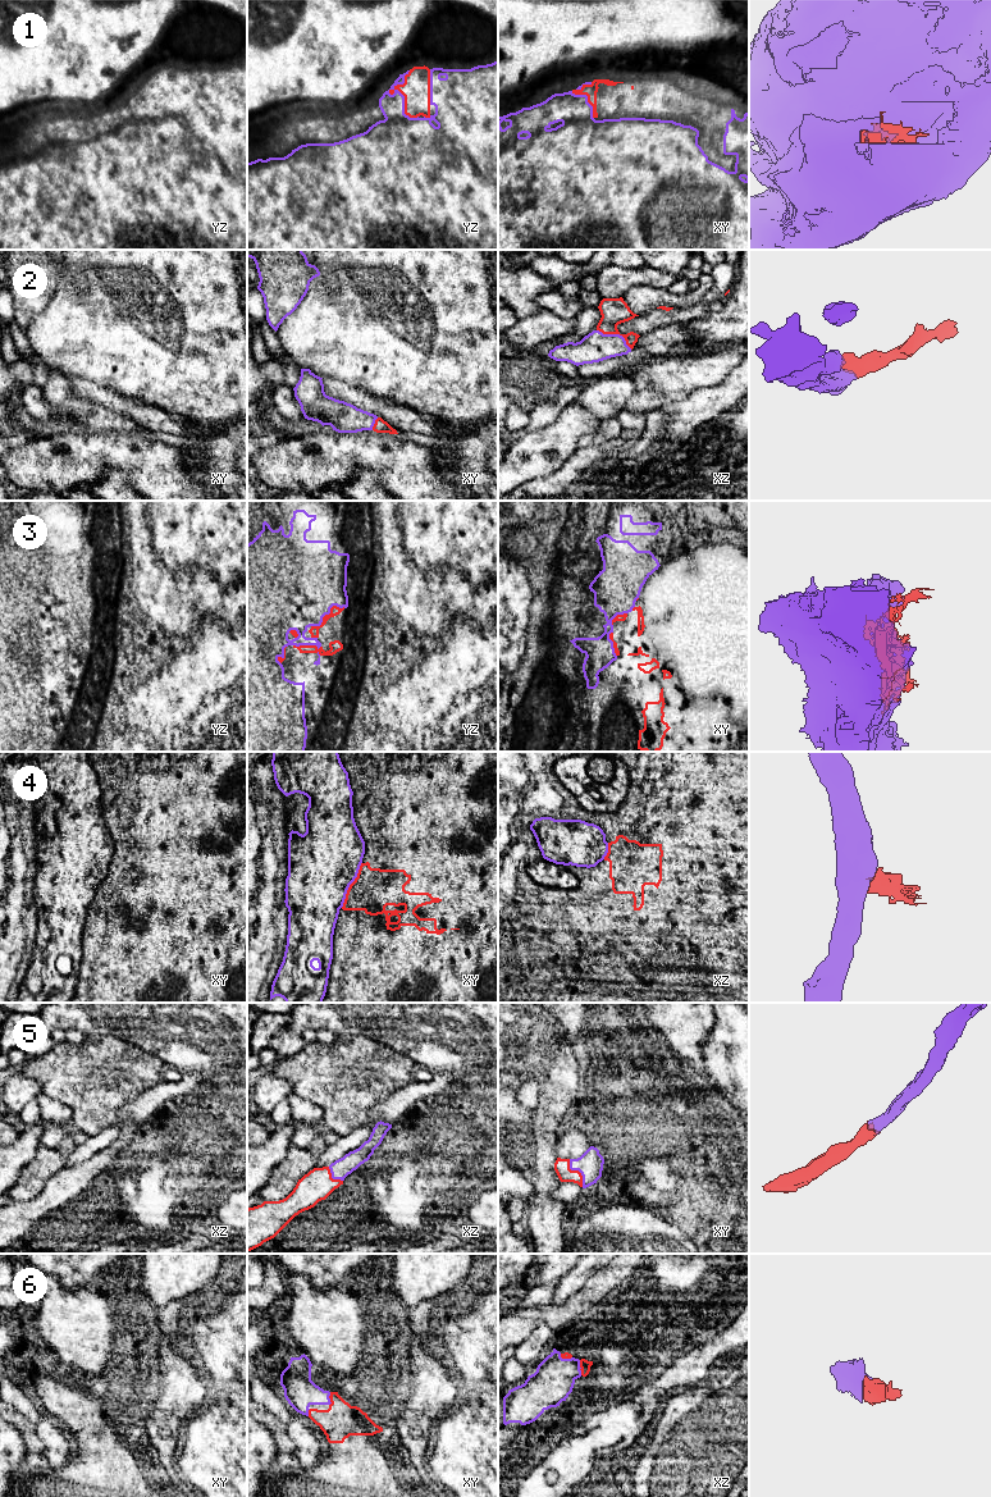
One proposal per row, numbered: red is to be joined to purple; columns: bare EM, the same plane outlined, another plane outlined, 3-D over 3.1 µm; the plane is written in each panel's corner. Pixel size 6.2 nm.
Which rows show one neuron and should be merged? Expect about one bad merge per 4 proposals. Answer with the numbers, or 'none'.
1, 2, 3, 5, 6

